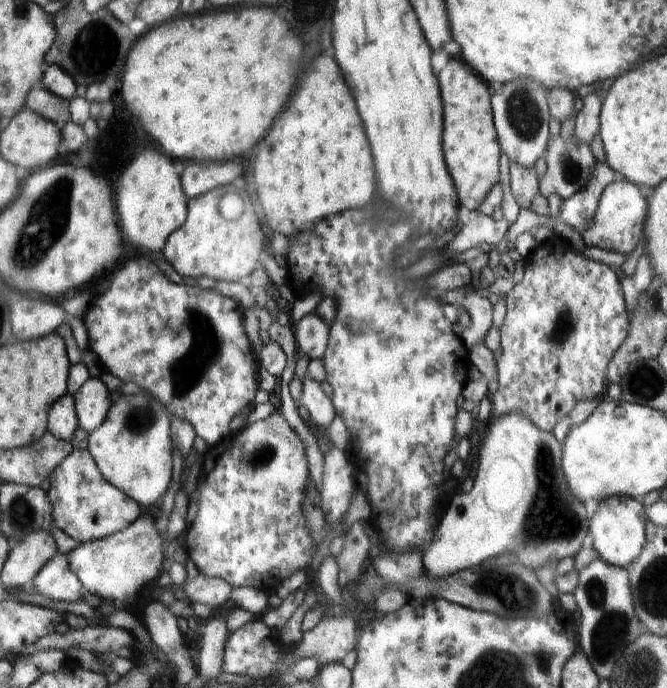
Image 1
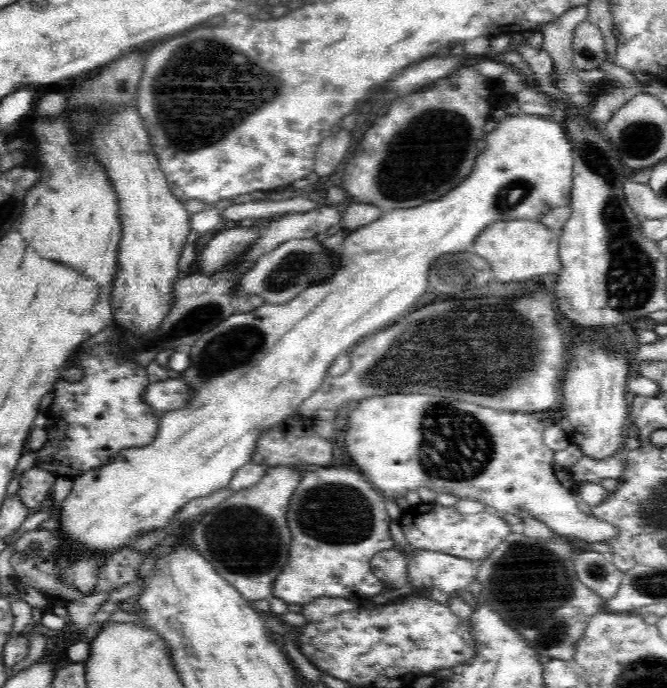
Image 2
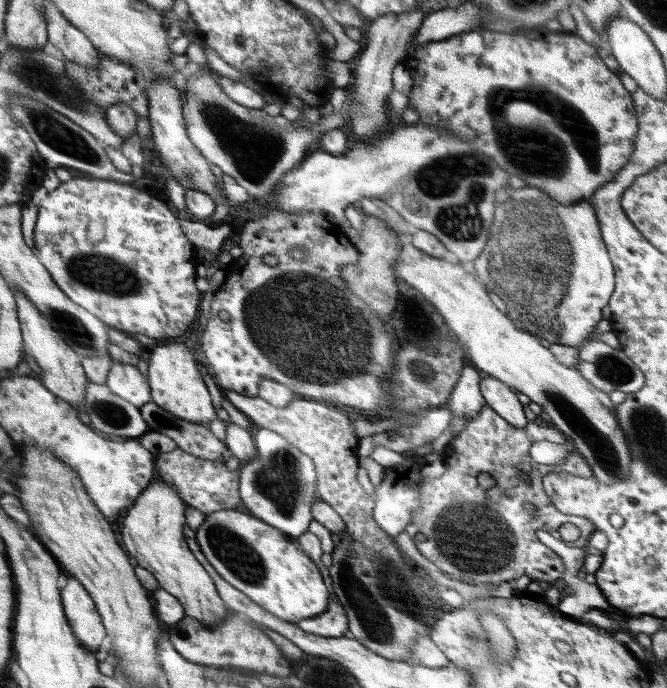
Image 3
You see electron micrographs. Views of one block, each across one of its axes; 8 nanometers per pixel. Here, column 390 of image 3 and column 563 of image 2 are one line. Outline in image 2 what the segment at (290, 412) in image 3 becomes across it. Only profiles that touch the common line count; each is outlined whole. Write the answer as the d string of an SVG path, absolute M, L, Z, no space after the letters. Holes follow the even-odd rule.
M515 528L480 564L475 577L480 582L481 600L486 600L489 607L498 612L500 618L518 632L530 648L535 649L542 664L552 658L572 659L576 643L582 638L588 623L595 614L604 610L603 600L576 577L573 557L577 552L571 539L566 536L554 534L552 538L530 538L520 528Z

